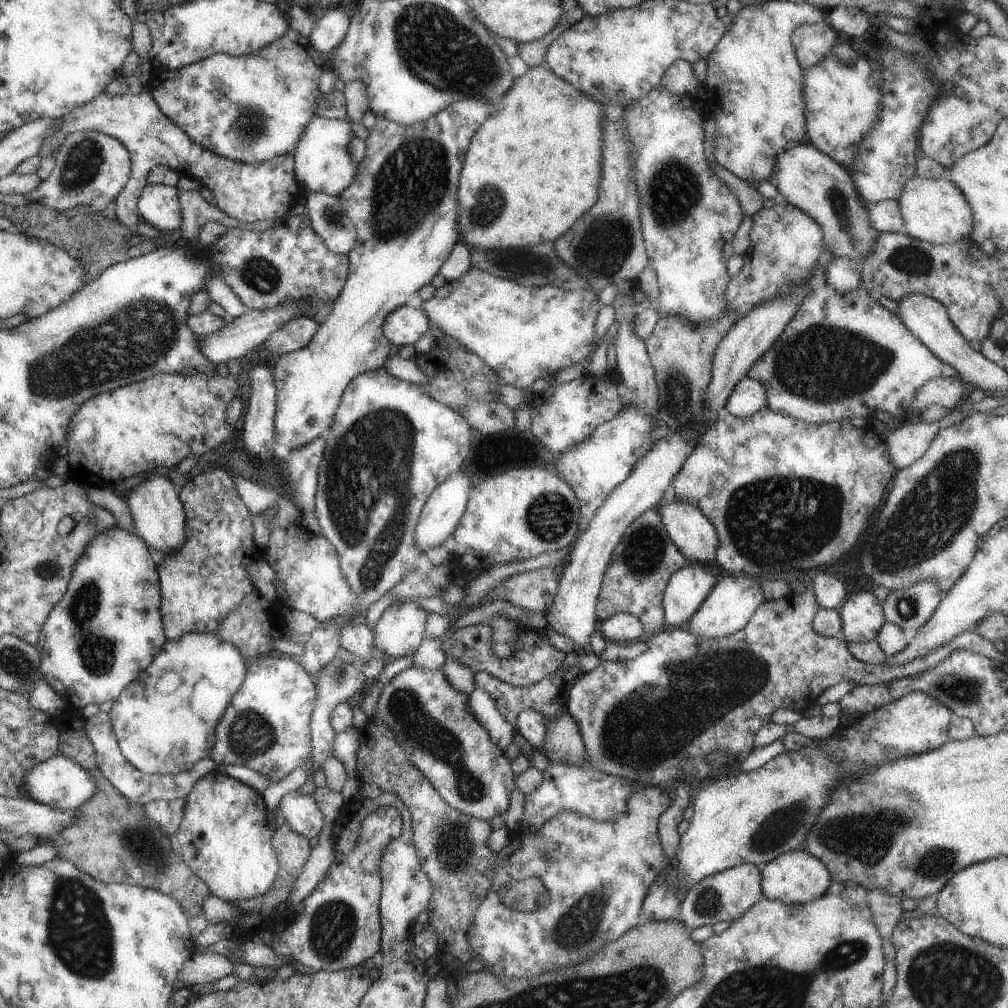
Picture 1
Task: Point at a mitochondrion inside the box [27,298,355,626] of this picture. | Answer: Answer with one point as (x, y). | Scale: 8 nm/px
(50, 569)

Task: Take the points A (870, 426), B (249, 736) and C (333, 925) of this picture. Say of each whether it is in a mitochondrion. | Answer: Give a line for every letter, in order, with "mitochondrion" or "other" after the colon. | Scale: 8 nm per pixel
A: other
B: mitochondrion
C: mitochondrion

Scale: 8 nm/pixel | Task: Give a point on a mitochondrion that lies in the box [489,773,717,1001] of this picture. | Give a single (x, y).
(579, 926)

